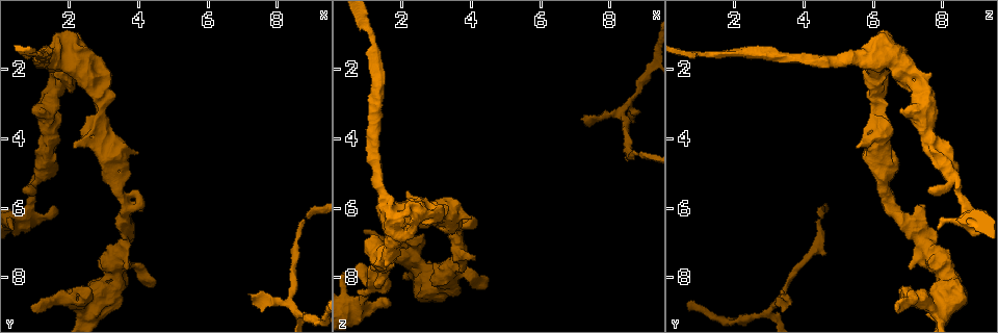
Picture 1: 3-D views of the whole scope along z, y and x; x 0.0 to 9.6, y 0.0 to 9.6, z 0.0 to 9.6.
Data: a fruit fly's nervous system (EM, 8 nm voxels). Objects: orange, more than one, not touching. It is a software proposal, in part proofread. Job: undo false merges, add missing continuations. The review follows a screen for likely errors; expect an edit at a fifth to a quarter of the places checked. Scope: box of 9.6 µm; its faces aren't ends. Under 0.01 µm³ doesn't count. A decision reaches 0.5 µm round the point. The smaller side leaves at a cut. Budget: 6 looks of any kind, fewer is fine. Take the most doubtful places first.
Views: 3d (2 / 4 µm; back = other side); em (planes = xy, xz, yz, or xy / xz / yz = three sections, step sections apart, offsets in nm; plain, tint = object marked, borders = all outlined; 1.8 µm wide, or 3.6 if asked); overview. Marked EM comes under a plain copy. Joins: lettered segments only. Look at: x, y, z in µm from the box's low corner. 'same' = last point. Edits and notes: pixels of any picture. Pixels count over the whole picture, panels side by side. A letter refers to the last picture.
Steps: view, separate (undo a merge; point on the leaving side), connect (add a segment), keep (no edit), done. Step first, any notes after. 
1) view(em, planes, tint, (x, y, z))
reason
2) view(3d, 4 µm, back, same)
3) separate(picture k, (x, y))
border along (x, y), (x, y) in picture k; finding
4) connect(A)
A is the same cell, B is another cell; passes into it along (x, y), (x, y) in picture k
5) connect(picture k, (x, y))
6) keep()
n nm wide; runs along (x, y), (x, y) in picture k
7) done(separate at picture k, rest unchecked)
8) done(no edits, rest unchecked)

view(em, planes, tint, (3.55, 7.60, 7.85))
abrupt turn

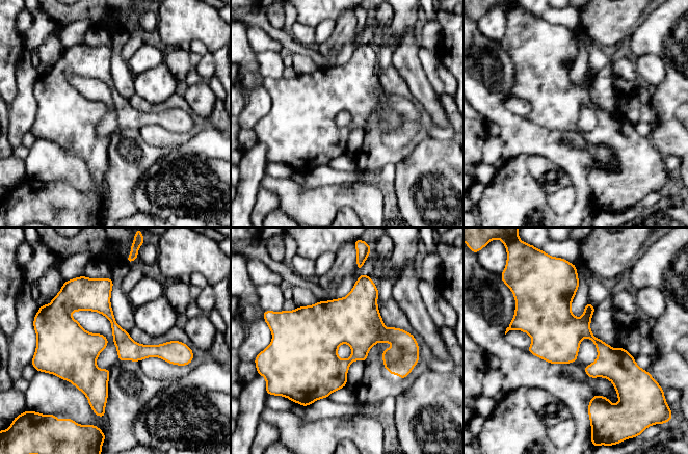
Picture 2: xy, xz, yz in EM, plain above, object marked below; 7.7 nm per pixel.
view(em, planes, borders, same)
see the neighbours

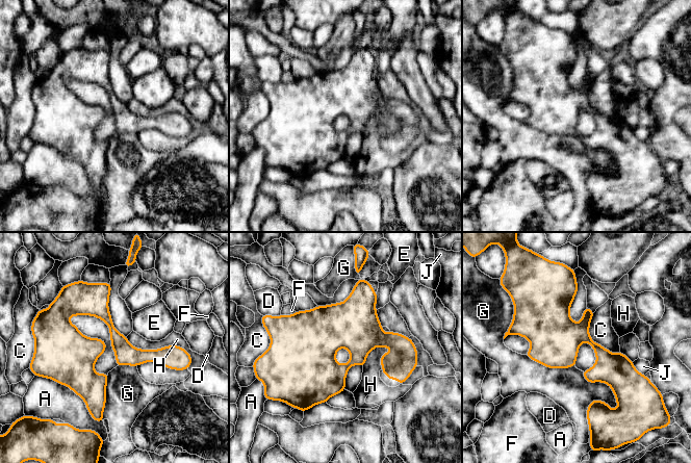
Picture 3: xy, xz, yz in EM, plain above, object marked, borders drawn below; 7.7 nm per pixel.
keep()
170 nm wide; A, C, D, E, F, G, H and J are other cells; runs along (108, 286), (66, 316), (97, 409) in picture 3; all the same cell

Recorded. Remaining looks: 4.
view(3d, 2 µm, (1.15, 5.10, 8.25))

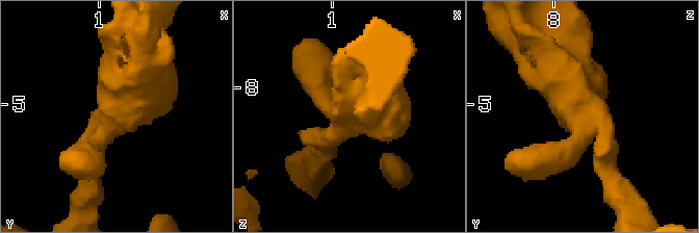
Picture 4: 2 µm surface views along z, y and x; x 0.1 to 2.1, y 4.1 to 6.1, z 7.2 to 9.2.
view(em, xy, step 16, tint, (1.14, 5.06, 8.26))

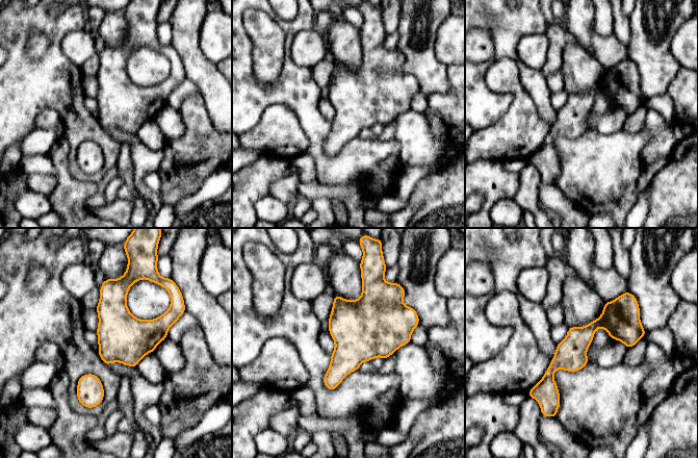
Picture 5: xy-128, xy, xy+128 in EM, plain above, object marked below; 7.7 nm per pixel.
view(em, planes, borders, same)

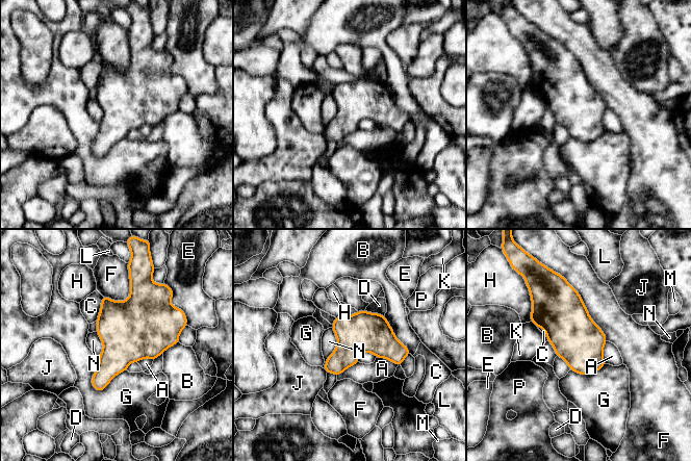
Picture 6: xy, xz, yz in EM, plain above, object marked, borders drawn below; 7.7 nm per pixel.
keep()
F touches over 600 nm; A, B, C, D, E, F, G, H, J, K, L, M, N and P are other cells; border along (332, 328), (336, 347), (324, 368) in picture 6; one cell here

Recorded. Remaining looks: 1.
done(no edits, rest unchecked)

